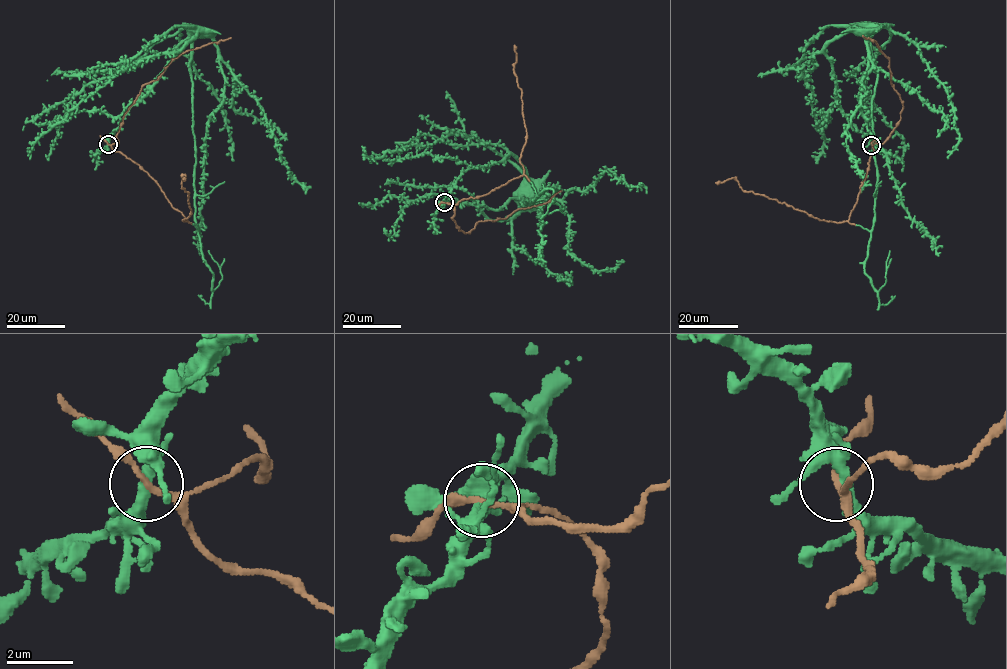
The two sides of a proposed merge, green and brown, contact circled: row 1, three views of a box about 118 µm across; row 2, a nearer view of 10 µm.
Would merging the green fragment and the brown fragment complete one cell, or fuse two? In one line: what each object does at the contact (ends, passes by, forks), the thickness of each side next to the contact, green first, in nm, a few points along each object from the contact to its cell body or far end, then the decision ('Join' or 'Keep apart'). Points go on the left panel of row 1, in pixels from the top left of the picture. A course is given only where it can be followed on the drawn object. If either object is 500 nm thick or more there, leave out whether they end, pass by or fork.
At the ring green forks. At the ring brown passes by. Thickness 300 nm (green) against 170 nm. Course of green: (108, 144), (129, 109), (197, 32), (190, 65), (195, 221), (213, 290), (222, 279), (208, 250). Course of brown: (108, 144), (151, 177), (185, 221), (191, 210), (188, 192), (181, 186), (183, 179). Join

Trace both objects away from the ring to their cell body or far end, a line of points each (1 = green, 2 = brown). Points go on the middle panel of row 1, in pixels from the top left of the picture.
1: (444, 202), (467, 169), (512, 155), (525, 170), (524, 206), (545, 189), (553, 191), (563, 209), (548, 214)
2: (444, 202), (456, 204), (479, 197), (523, 174), (520, 158), (527, 132), (522, 90), (513, 71), (514, 45)

